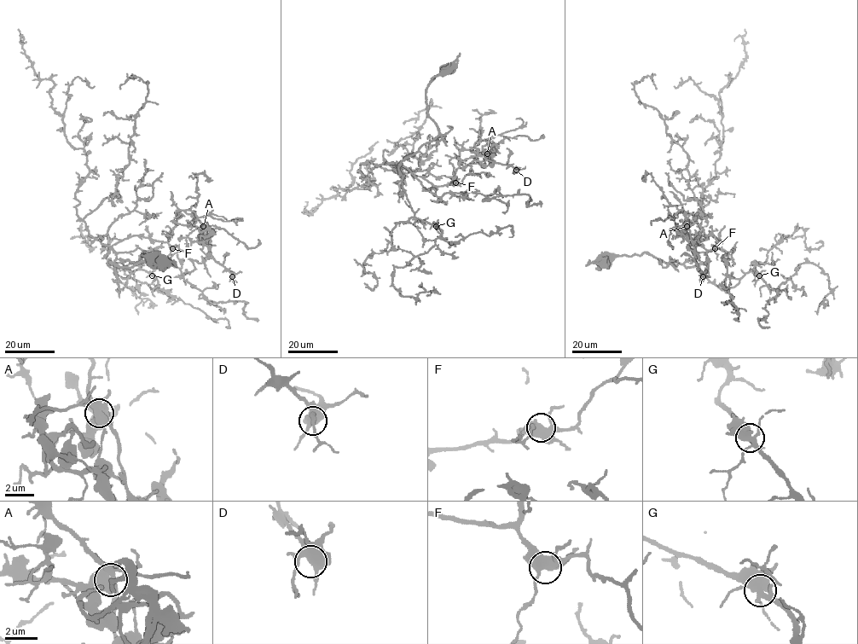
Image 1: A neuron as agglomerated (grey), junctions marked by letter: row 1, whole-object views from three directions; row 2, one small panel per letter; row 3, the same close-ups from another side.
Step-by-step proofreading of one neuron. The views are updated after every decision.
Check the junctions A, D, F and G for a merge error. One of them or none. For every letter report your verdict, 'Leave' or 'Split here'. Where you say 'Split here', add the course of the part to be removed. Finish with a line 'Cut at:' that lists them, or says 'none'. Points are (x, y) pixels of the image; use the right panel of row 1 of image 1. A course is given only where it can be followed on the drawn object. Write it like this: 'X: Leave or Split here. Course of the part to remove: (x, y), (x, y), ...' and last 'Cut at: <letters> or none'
A: Split here. Course of the part to remove: (686, 226), (684, 229), (677, 230), (677, 236), (686, 237), (690, 242), (693, 242), (695, 237), (703, 241)
D: Leave
F: Leave
G: Leave
Cut at: A

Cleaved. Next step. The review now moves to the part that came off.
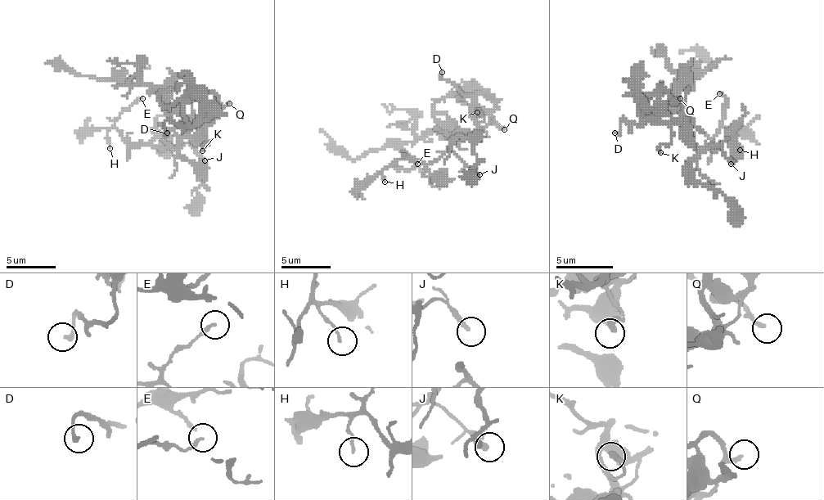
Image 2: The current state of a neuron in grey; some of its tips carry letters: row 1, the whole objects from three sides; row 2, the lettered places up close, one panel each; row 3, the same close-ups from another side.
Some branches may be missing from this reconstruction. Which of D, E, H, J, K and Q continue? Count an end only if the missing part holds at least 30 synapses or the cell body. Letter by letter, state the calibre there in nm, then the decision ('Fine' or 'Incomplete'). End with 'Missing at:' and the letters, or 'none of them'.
D: Thickness 200 nm. Fine
E: Thickness 170 nm. Fine
H: Thickness 110 nm. Fine
J: Thickness 240 nm. Fine
K: Thickness 260 nm. Fine
Q: Thickness 220 nm. Incomplete
Missing at: Q

